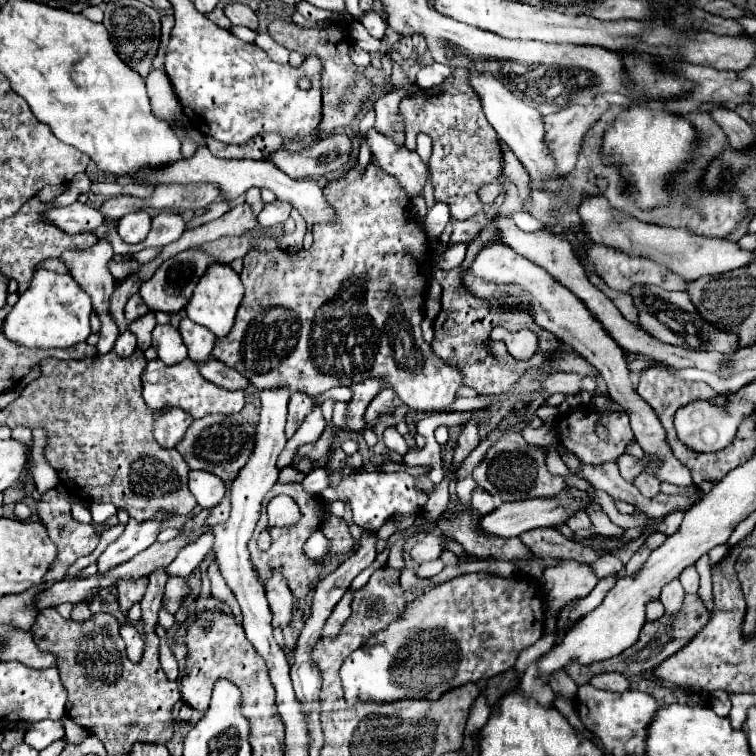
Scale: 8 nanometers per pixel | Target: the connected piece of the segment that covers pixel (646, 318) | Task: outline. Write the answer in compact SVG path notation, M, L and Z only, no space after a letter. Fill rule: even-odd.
M634 285L630 295L634 299L634 305L640 309L642 329L646 329L658 341L668 345L678 345L684 349L694 349L694 351L718 351L718 353L738 351L738 335L722 333L706 319L702 319L686 293L670 293L656 285Z

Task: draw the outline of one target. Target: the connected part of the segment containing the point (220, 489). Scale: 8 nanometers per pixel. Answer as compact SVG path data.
M190 471L190 491L202 509L212 509L224 499L226 483L206 471Z

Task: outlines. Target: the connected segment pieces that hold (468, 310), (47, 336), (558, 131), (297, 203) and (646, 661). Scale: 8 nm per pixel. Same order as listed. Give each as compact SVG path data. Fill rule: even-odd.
M492 229L482 231L482 235L478 239L474 239L468 245L468 255L464 259L464 263L458 269L452 271L440 271L434 267L432 275L434 279L442 285L444 293L442 293L442 309L438 313L438 317L434 319L434 339L430 343L434 355L438 355L444 363L450 363L454 367L458 367L464 375L464 385L476 389L480 395L502 395L508 393L512 389L512 385L528 371L528 369L540 369L546 367L548 361L548 351L554 347L558 347L558 339L554 335L550 335L546 329L538 327L532 319L530 313L526 311L502 311L500 307L490 307L486 301L470 295L464 287L462 287L462 273L468 269L468 263L474 261L478 249L482 247L482 243L490 243L490 241L498 241L496 233ZM494 327L504 327L508 331L518 331L518 329L530 329L536 333L538 337L538 351L528 359L528 361L518 361L514 359L504 341L494 341L490 339L490 331ZM486 345L494 351L496 357L490 357L486 353Z
M38 269L32 277L30 287L20 295L18 303L10 311L2 331L10 341L24 347L66 349L88 339L90 313L92 313L92 299L90 295L86 295L86 291L76 283L76 279L70 273L54 273Z
M596 97L590 105L570 105L558 113L544 117L546 145L558 163L558 175L570 173L576 165L576 157L584 139L584 133L598 121L608 109L602 97Z
M190 126L188 136L198 141L198 151L194 157L190 159L182 159L176 163L170 163L168 167L160 167L160 169L144 169L144 179L154 183L154 185L162 185L162 183L212 183L222 191L224 199L236 199L238 195L246 193L250 187L266 187L270 189L278 199L292 203L298 213L304 217L306 225L316 225L316 223L334 223L334 209L326 203L324 191L322 187L314 181L314 179L290 179L286 173L282 173L278 167L274 167L274 163L268 161L252 161L252 159L218 159L214 157L204 139L202 133L195 127Z
M686 595L684 599L684 609L678 617L670 619L668 615L664 615L660 621L654 621L654 623L646 623L642 633L640 633L640 639L636 645L632 645L630 649L626 649L624 653L620 653L618 657L612 657L608 661L600 661L600 663L594 663L594 665L588 665L588 667L582 667L582 665L570 665L566 667L566 673L570 675L570 679L576 683L576 685L586 685L590 683L592 677L600 675L600 673L610 673L610 671L618 671L622 673L624 677L632 677L632 675L638 675L642 671L652 671L656 669L664 659L668 659L670 655L674 655L676 651L680 651L686 643L690 643L690 639L694 639L694 635L698 635L698 631L702 631L702 627L708 623L710 619L710 613L704 609L702 601L698 595Z

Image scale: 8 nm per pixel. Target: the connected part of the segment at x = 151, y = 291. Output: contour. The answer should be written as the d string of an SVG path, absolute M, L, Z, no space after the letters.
M186 249L182 253L178 253L176 257L168 259L166 263L162 263L162 267L158 267L158 271L140 285L140 295L144 299L144 303L148 305L150 311L164 311L164 313L178 313L186 307L186 303L190 301L190 295L198 283L198 279L208 271L210 265L214 263L222 263L218 259L214 259L212 255L208 255L206 251L200 249Z

